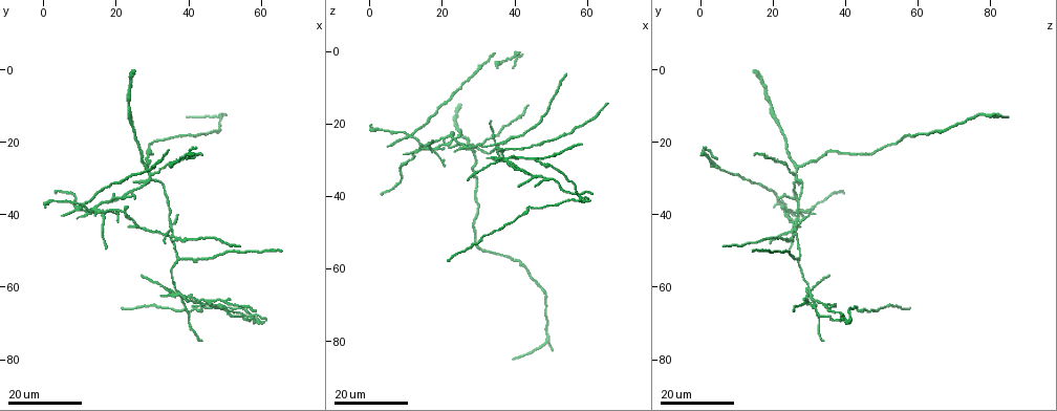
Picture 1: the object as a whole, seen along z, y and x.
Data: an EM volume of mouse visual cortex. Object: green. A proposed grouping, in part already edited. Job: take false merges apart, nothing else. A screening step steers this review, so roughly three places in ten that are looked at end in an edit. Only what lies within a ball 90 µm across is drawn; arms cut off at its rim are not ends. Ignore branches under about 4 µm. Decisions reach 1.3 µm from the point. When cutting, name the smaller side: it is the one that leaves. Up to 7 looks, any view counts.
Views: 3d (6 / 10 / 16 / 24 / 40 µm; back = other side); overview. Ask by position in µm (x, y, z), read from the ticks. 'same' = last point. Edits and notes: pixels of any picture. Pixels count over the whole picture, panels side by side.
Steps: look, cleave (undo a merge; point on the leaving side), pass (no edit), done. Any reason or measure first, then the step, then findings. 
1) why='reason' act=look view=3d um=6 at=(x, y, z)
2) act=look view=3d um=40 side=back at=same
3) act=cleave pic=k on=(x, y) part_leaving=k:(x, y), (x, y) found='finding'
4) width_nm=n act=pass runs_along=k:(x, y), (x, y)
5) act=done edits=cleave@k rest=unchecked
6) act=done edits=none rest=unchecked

why='three-way junction' act=look view=3d um=16 at=(13.5, 38.5, 26.5)

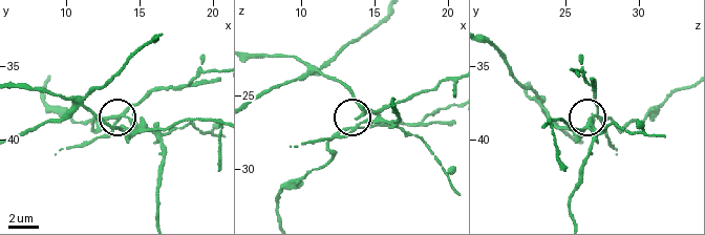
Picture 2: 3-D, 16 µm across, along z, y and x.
why='closer look' act=look view=3d um=10 at=(14.0, 38.6, 27.0)

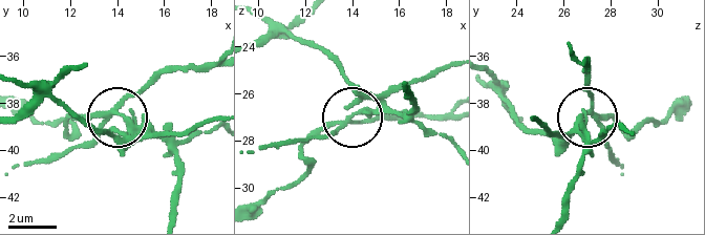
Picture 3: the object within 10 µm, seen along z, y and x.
width_nm=200 act=cleave pic=3 on=(606, 113) part_leaving=3:(591, 115), (562, 133), (534, 120) found='two neurons meet here'

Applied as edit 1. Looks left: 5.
act=look view=overview

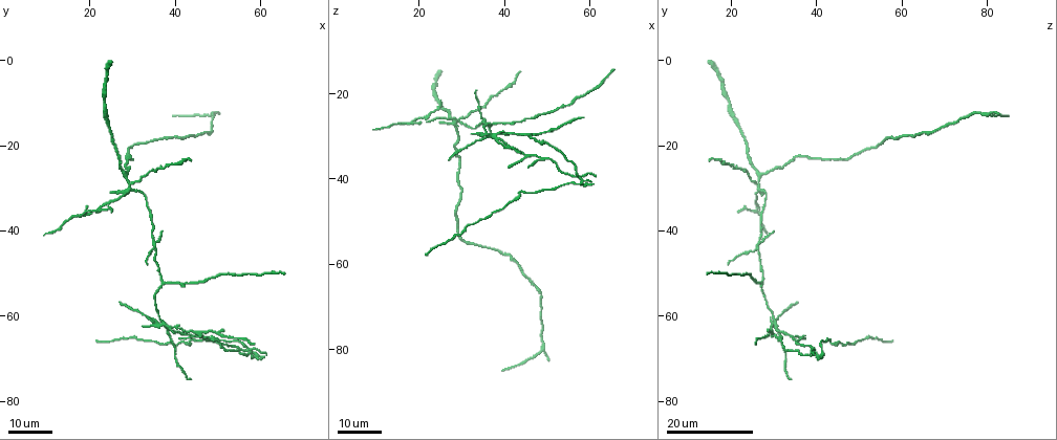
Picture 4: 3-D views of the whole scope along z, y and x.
act=look view=3d um=16 at=(29.5, 30.0, 27.0)

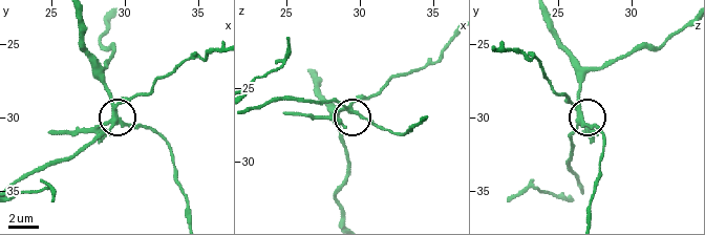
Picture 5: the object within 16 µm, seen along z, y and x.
why='zoom in' act=look view=3d um=10 at=(29.2, 30.0, 26.6)

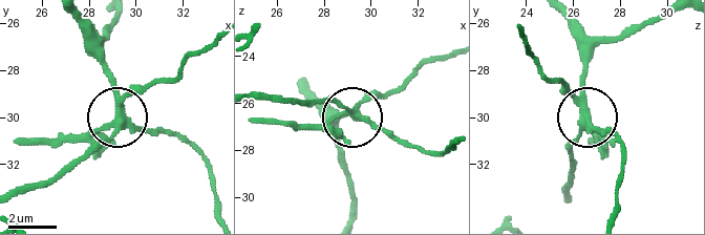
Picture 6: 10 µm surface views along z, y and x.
side_arm_um=26 act=cleave pic=6 on=(143, 87) part_leaving=6:(116, 111), (123, 101), (169, 79), (213, 46) found='a second neuron is stuck on'

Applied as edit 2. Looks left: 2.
act=done edits=cleave@3,cleave@6 rest=unchecked

